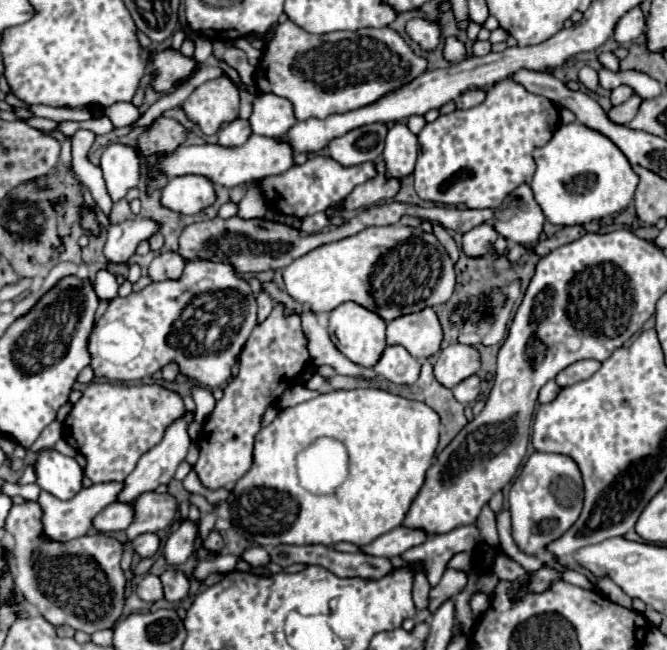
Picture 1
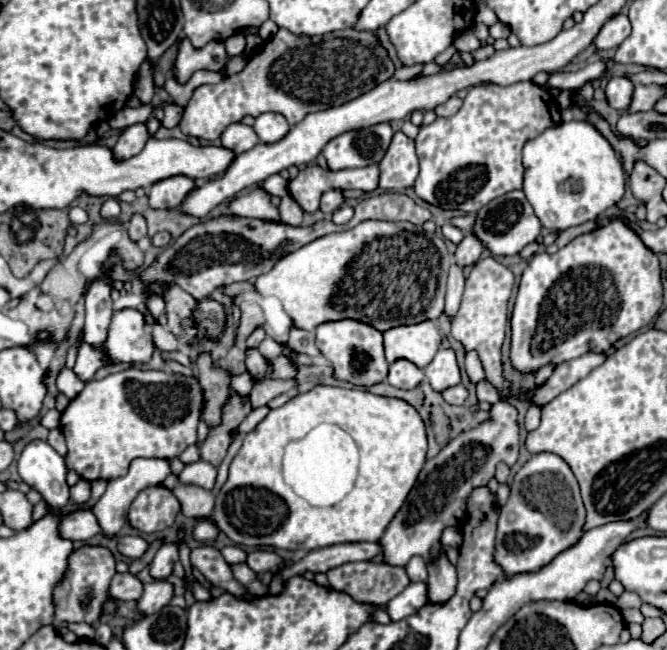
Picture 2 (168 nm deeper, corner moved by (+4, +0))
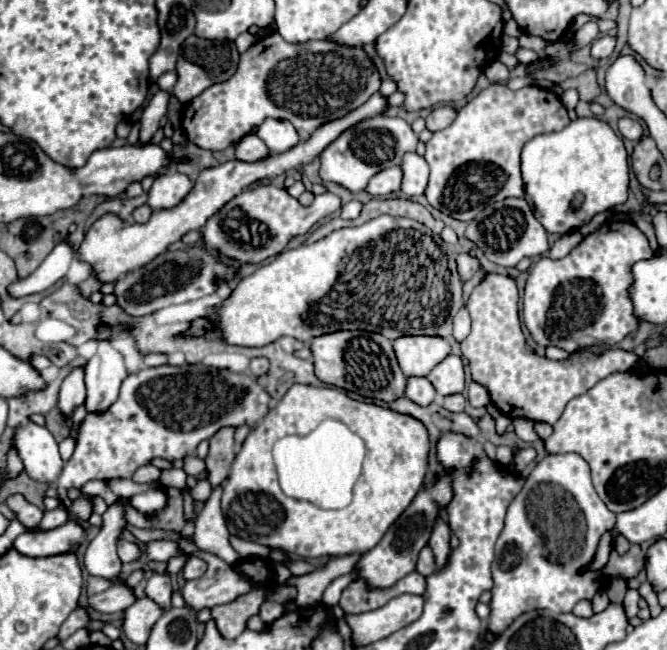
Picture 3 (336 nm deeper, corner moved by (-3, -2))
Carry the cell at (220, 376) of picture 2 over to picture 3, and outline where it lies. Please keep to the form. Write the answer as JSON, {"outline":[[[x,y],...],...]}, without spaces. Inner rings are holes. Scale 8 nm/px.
{"outline":[[[227,426],[225,430],[217,430],[217,434],[213,434],[211,438],[211,448],[205,458],[211,486],[221,484],[229,476],[229,468],[235,458],[233,436],[235,436],[235,428]]]}

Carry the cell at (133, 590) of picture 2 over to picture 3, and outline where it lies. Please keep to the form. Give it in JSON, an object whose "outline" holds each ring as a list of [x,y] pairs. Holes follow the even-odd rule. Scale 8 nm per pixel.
{"outline":[[[113,584],[109,590],[89,598],[89,604],[105,614],[127,610],[133,602],[135,602],[135,594],[127,584]]]}

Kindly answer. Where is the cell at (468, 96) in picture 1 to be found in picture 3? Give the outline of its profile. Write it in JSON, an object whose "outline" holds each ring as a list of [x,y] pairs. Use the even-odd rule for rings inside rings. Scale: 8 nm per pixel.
{"outline":[[[439,106],[439,108],[433,108],[431,114],[427,116],[427,128],[431,132],[437,132],[437,130],[443,130],[447,128],[457,116],[457,110],[453,106]]]}

